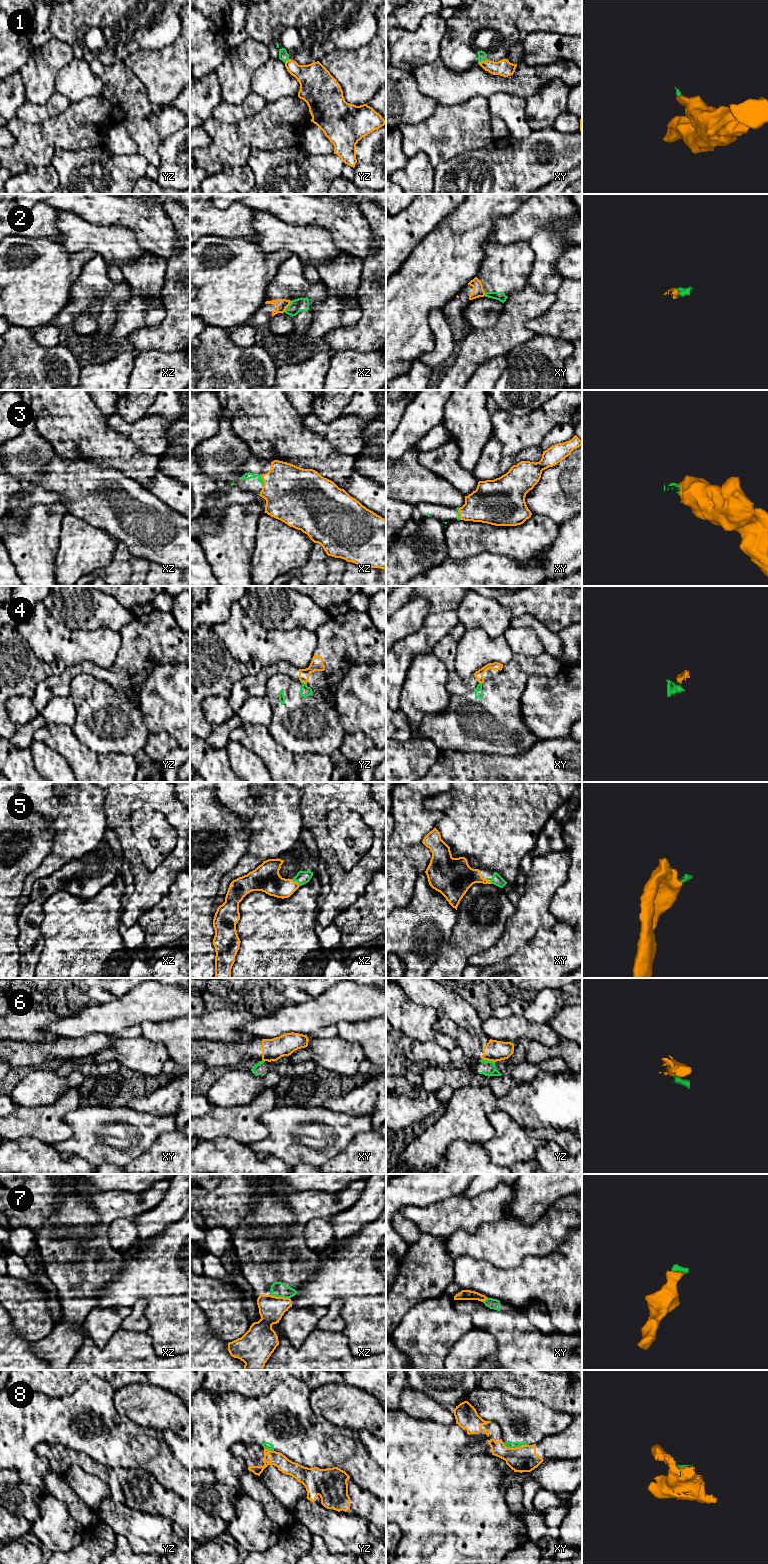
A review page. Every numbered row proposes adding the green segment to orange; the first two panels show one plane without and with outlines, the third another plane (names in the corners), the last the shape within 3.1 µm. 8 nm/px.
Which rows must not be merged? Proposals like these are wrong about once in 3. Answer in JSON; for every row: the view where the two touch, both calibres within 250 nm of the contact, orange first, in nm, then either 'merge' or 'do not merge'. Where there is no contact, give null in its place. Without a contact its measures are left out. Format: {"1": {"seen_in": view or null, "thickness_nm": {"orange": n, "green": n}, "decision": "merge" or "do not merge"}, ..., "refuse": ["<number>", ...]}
{"1": {"seen_in": "xy", "thickness_nm": {"orange": 130, "green": 80}, "decision": "do not merge"}, "2": {"seen_in": "xz", "thickness_nm": {"orange": 90, "green": 110}, "decision": "merge"}, "3": {"seen_in": "xz", "thickness_nm": {"orange": 440, "green": 60}, "decision": "merge"}, "4": {"seen_in": "yz", "thickness_nm": {"orange": 100, "green": 90}, "decision": "do not merge"}, "5": {"seen_in": "xz", "thickness_nm": {"orange": 220, "green": 110}, "decision": "merge"}, "6": {"seen_in": "yz", "thickness_nm": {"orange": 160, "green": 60}, "decision": "do not merge"}, "7": {"seen_in": "xz", "thickness_nm": {"orange": 200, "green": 120}, "decision": "merge"}, "8": {"seen_in": "xy", "thickness_nm": {"orange": 200, "green": 50}, "decision": "do not merge"}, "refuse": ["1", "4", "6", "8"]}

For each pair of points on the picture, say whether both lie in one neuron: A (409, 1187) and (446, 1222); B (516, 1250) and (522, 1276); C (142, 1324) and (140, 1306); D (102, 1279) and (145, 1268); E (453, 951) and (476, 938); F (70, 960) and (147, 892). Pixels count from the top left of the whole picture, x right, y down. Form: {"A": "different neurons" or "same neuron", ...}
{"A": "different neurons", "B": "different neurons", "C": "same neuron", "D": "different neurons", "E": "same neuron", "F": "different neurons"}

